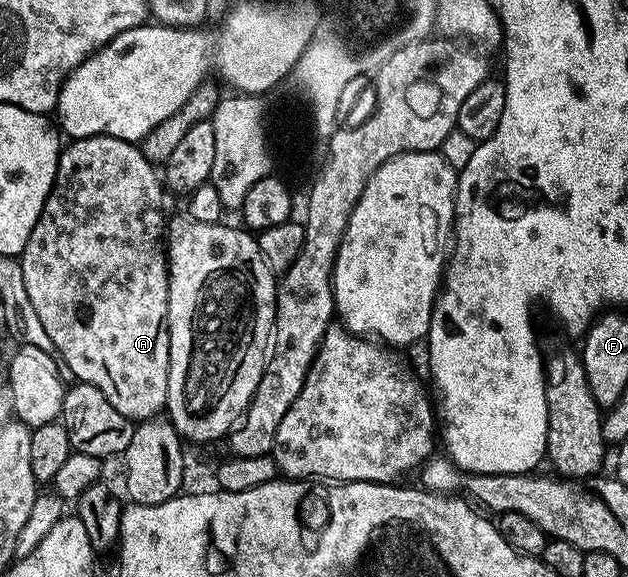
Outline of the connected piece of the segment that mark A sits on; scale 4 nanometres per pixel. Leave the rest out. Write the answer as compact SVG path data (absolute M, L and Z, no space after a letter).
M89 136L83 140L71 139L70 145L61 149L58 157L58 169L54 179L54 189L44 202L44 210L32 230L32 238L28 238L28 246L24 246L20 263L23 270L24 287L28 292L33 309L40 316L40 325L50 340L50 347L57 359L64 365L65 371L71 372L75 381L96 385L101 394L108 398L120 412L133 422L155 419L162 407L168 404L168 370L170 369L170 335L168 334L168 286L170 270L167 256L168 219L162 209L162 192L164 180L159 169L142 153L137 143L111 136Z

